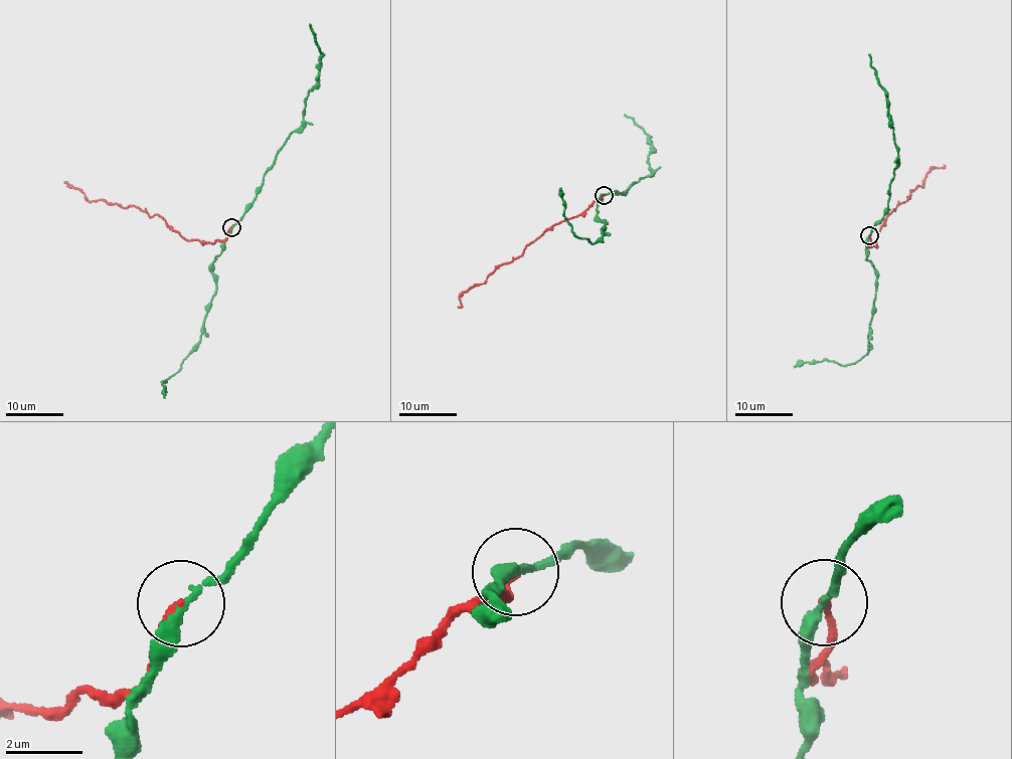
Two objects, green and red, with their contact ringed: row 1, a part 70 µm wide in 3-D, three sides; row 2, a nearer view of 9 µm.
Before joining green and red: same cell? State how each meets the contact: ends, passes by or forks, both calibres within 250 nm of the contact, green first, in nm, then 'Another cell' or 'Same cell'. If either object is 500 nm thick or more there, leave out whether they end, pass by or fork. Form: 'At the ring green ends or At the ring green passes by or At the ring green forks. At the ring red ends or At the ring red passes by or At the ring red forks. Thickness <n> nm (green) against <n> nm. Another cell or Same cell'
At the ring green passes by. At the ring red ends. Thickness 200 nm (green) against 160 nm. Another cell

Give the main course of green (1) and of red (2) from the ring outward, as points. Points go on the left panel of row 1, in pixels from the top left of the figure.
1: (231, 226), (256, 196), (276, 153), (302, 124), (308, 90), (319, 75), (320, 55), (310, 24)
2: (231, 226), (224, 239), (213, 242), (185, 239), (157, 214), (89, 201), (64, 181)

